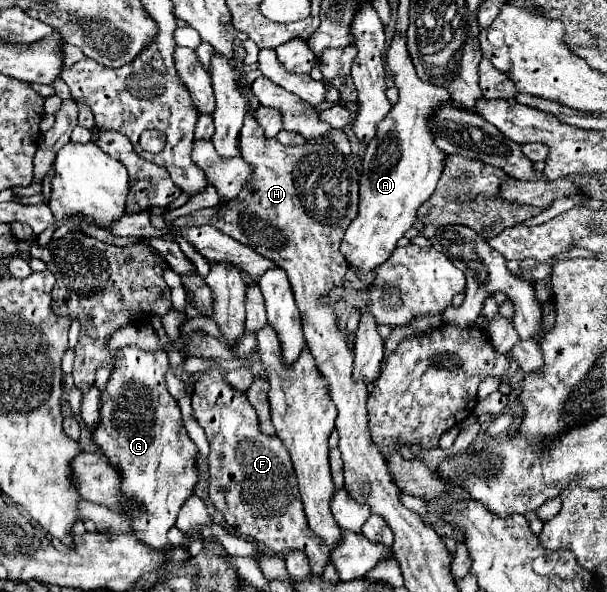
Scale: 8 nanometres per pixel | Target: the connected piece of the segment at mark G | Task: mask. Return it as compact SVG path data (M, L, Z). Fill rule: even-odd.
M123 347L101 391L101 421L93 431L95 445L121 475L121 513L131 521L131 535L153 551L169 545L167 531L199 477L199 451L183 427L177 401L165 387L167 365L165 353Z

